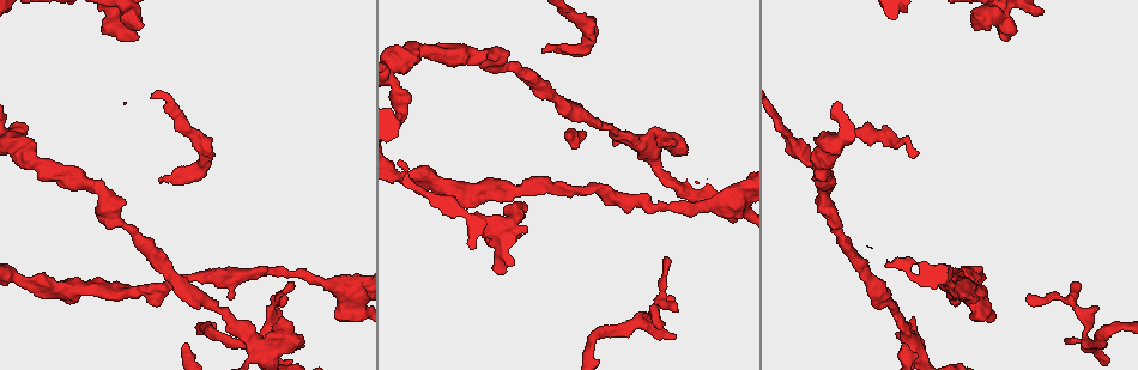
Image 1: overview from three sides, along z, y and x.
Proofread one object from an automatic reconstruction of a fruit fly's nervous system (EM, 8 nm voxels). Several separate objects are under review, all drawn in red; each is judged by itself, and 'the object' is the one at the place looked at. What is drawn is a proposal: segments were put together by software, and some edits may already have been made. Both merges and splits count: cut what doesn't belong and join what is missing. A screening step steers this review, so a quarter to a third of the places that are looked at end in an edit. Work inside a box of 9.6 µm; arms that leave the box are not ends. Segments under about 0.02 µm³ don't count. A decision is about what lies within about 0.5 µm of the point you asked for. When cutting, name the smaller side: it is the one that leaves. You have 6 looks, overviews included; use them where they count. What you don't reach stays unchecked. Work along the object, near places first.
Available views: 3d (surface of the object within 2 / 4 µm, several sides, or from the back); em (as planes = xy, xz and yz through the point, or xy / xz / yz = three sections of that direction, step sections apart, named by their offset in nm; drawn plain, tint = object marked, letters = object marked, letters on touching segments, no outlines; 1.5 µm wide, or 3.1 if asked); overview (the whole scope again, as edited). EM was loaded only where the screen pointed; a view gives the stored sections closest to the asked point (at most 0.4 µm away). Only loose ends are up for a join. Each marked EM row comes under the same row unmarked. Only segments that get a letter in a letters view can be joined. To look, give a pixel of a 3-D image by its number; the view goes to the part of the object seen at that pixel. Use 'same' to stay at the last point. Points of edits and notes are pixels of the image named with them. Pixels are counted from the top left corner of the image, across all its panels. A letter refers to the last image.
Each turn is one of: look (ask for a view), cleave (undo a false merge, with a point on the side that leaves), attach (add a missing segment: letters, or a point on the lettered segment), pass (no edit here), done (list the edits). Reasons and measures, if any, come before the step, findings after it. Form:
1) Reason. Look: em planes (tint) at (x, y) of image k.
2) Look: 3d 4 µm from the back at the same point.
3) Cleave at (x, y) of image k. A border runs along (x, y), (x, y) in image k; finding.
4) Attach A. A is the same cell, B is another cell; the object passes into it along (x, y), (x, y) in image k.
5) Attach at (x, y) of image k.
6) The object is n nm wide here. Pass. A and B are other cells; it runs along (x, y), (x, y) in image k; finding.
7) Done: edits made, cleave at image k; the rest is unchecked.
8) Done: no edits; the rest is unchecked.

Free end. Look: 3d 2 µm at (1043, 12) of image 1.

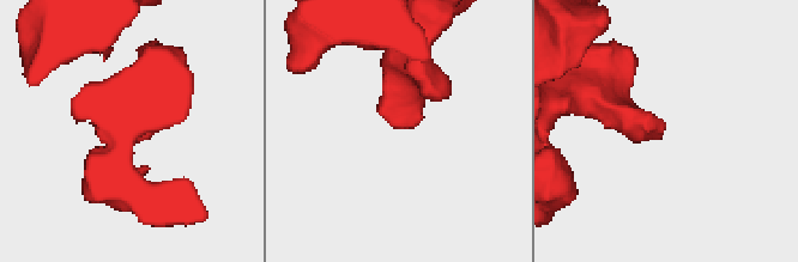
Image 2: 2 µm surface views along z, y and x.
Look: em xz step 4 (tint) at (393, 128) of image 2.

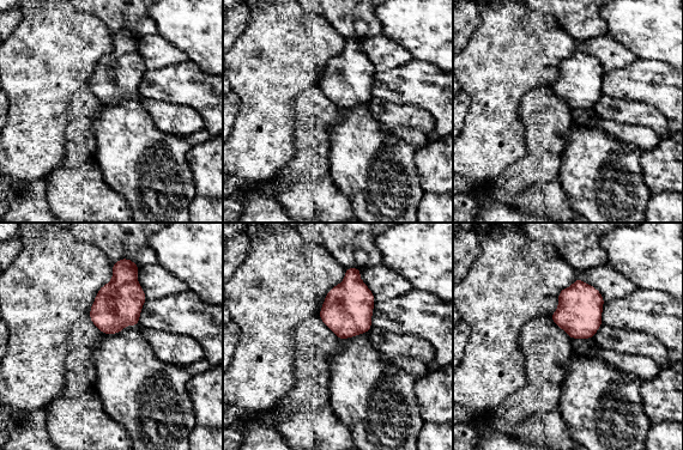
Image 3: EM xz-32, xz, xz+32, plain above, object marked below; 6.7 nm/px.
See the neighbours. Look: em xz step 4 (letters) at the same point.

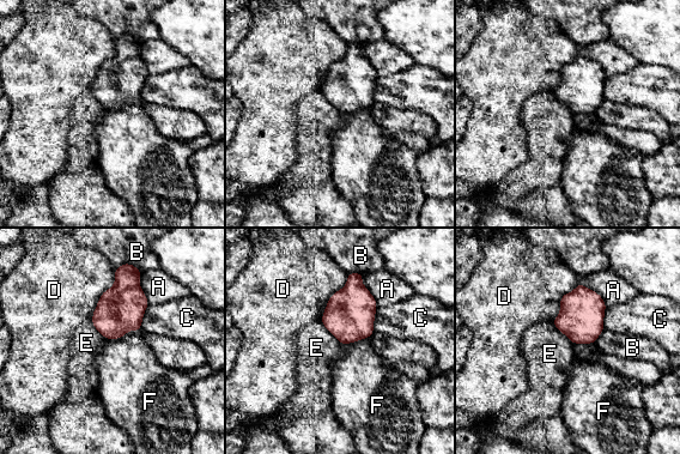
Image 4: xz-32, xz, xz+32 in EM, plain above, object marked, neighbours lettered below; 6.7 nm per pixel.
Pass. A, B, C, D, E and F are other cells; a border runs along (320, 320), (341, 344) in image 4; no lettered segment goes on from it.

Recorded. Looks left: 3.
Thick end. Look: em planes (letters) at (973, 27) of image 1.

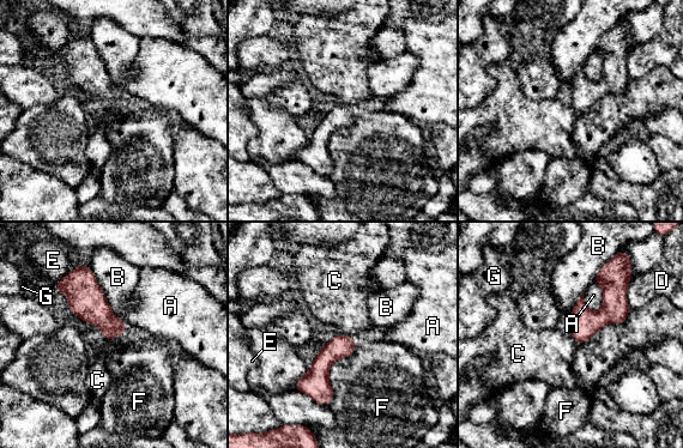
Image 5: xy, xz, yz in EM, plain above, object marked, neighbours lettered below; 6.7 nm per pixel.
The longest contact is with F, 480 nm. Pass. A, B, C, D, E, F and G are other cells; a border runs along (125, 331), (106, 340) in image 5; no lettered segment goes on from it.

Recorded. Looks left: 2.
Done: no edits; the rest is unchecked.

